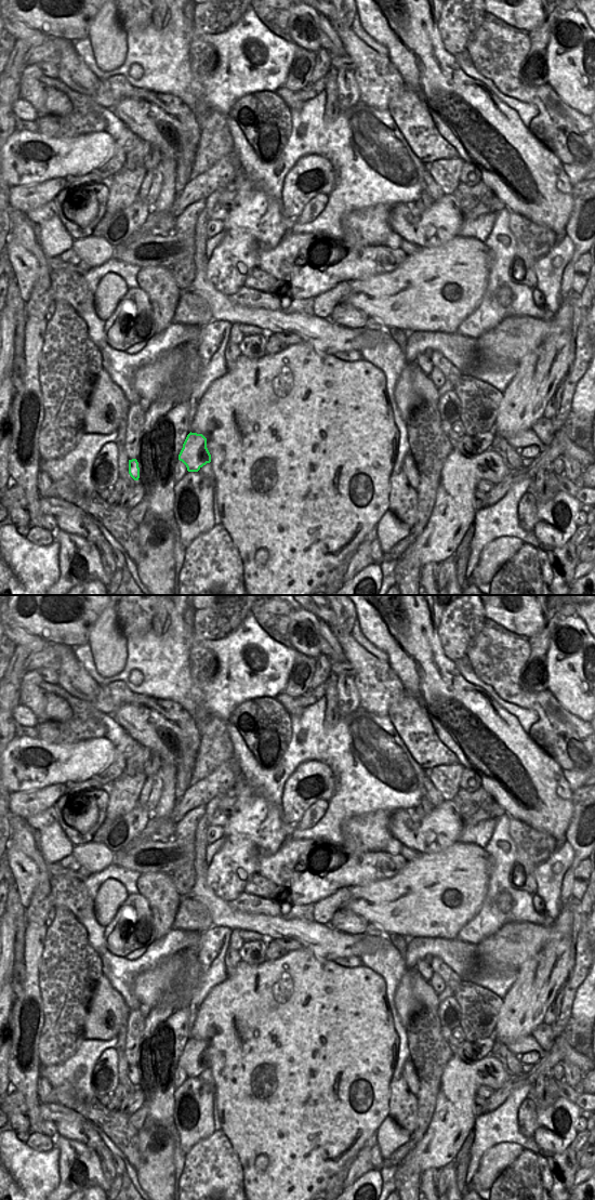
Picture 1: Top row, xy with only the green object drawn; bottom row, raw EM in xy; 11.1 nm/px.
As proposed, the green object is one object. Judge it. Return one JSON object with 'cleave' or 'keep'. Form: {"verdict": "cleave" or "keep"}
{"verdict": "keep"}

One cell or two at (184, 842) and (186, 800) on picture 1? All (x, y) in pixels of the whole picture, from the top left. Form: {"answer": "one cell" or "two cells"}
{"answer": "two cells"}

